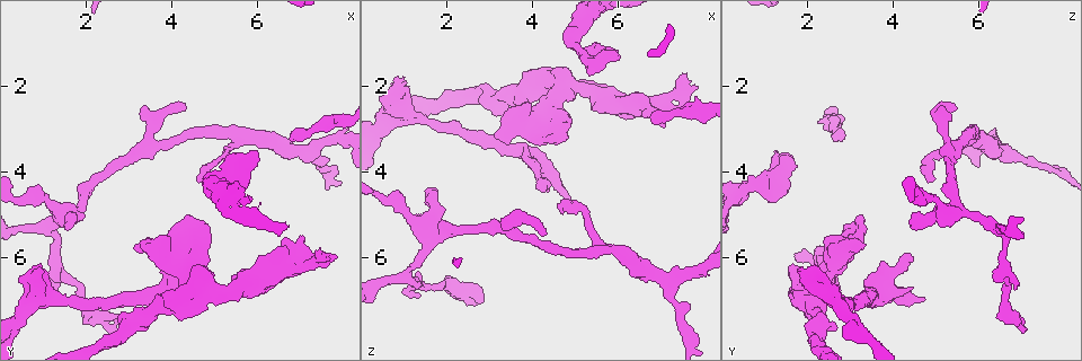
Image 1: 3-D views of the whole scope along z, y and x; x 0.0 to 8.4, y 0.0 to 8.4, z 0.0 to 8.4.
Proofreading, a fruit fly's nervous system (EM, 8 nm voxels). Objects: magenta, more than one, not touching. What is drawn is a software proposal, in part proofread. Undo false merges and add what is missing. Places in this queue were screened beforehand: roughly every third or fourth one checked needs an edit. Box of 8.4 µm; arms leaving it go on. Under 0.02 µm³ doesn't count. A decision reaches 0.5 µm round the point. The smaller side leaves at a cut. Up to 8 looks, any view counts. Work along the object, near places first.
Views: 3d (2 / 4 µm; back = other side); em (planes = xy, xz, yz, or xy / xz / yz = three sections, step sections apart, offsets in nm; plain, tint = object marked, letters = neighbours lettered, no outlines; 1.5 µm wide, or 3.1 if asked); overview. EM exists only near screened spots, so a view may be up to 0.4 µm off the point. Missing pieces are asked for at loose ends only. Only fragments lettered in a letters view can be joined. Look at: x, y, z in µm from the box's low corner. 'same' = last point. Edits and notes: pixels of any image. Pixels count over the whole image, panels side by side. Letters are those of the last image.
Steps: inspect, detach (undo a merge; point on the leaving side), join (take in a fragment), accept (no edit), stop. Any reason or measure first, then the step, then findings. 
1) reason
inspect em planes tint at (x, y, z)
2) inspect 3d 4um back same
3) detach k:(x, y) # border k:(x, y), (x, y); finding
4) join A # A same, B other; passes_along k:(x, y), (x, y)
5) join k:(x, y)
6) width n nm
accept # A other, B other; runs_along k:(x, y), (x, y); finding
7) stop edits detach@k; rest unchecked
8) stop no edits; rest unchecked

branch stops here
inspect em xz step 4 tint at (3.15, 5.80, 3.20)

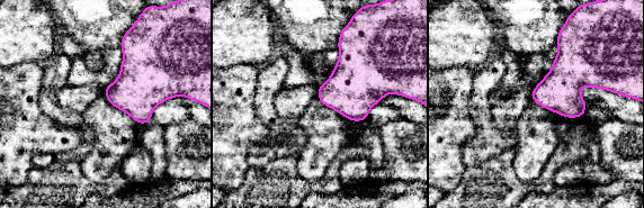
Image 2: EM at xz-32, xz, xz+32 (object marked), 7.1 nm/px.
another direction
inspect em planes letters same

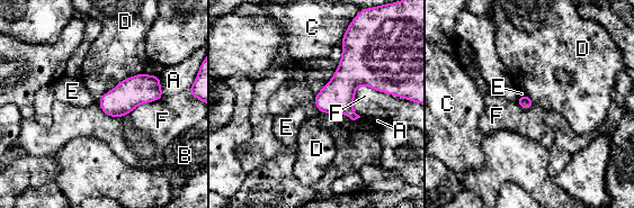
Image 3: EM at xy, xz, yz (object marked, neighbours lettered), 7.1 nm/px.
accept # A other, B other, C other, D other, E other, F other; border 3:(394, 95), (358, 86), (351, 108); none of them fits

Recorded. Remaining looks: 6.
an open end
inspect em planes letters at (0.80, 6.25, 1.85)

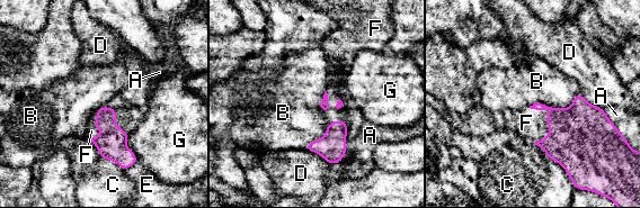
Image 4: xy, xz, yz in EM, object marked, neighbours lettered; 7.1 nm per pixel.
join F # A other, B other, C other, D other, E other, F same, G other; passes_along 4:(581, 139), (549, 127), (526, 123); it goes on there

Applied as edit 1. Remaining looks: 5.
free end
inspect 3d 4um at (1.60, 5.15, 4.40)

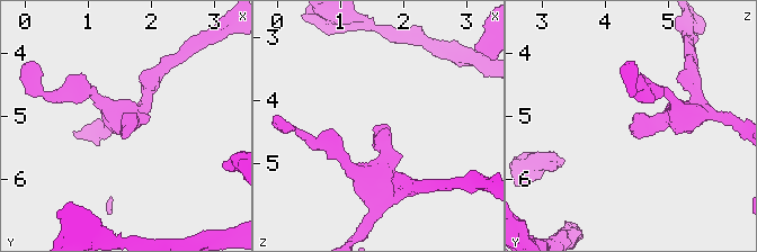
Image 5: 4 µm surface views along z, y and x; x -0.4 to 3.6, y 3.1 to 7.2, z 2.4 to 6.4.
shape alone is not enough
inspect em planes letters at (1.55, 5.20, 4.40)

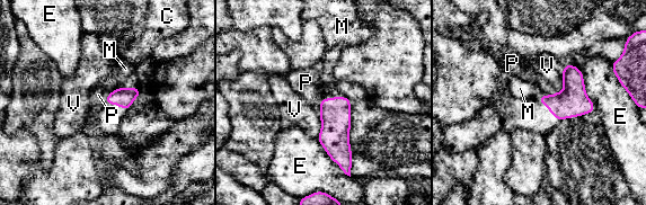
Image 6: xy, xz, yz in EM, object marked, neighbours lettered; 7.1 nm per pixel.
join P # C other, E other, M other, P same, V other; passes_along 6:(123, 97), (106, 99), (98, 95); it goes on there

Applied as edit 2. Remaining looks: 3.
stop edits join@4, join@6; rest unchecked

